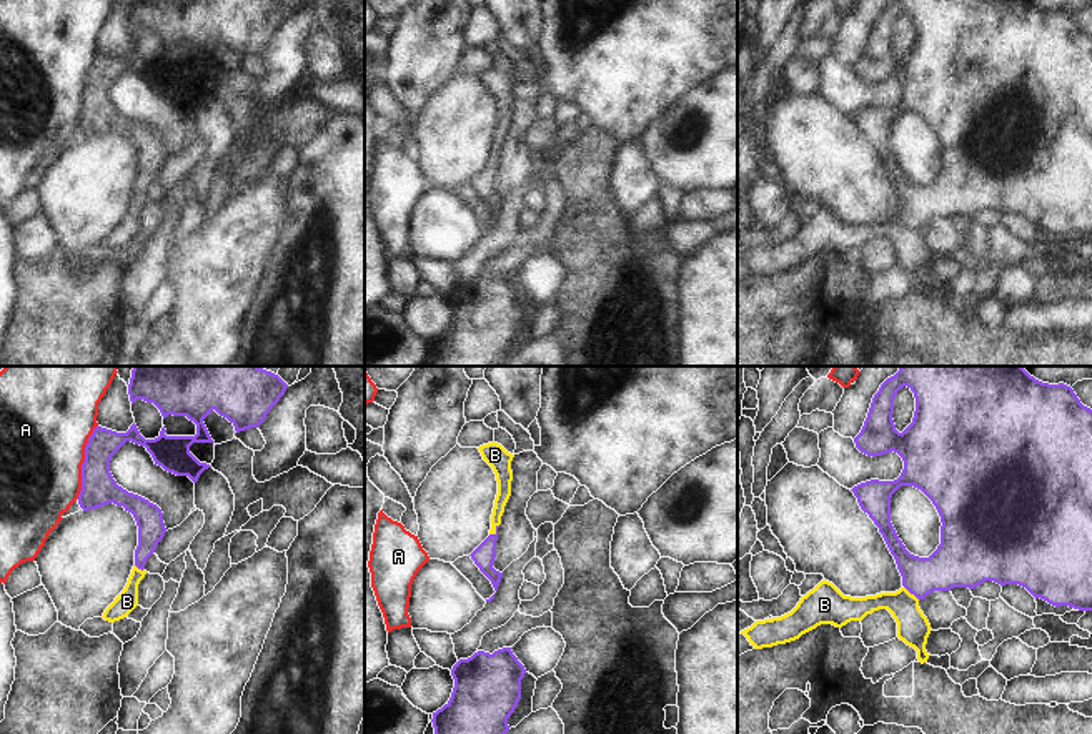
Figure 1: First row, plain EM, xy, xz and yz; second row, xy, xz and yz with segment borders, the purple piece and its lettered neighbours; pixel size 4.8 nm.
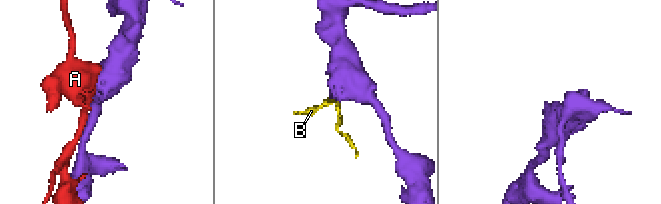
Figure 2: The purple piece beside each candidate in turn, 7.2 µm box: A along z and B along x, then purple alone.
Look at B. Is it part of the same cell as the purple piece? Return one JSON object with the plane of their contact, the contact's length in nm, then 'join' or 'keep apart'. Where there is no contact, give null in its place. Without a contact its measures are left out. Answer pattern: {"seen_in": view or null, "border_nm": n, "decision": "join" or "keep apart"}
{"seen_in": "xz", "border_nm": 70, "decision": "join"}

